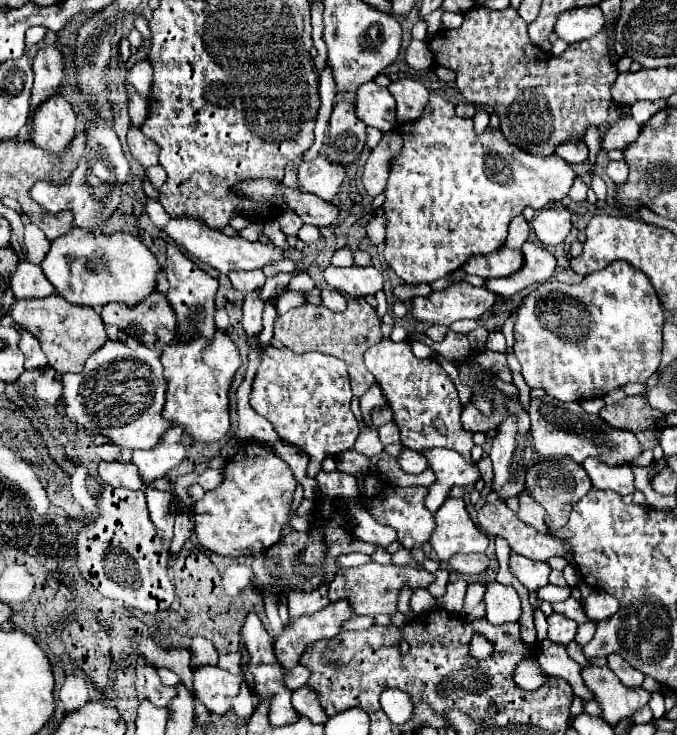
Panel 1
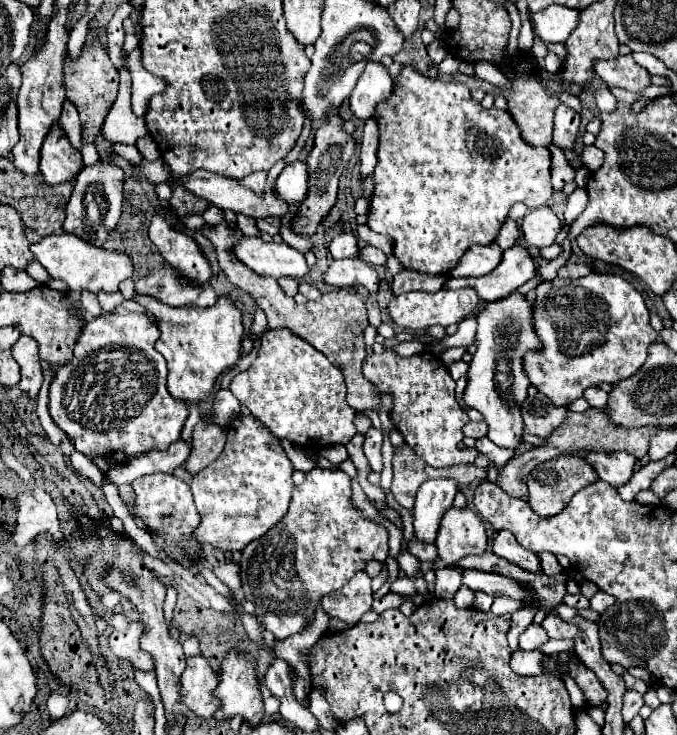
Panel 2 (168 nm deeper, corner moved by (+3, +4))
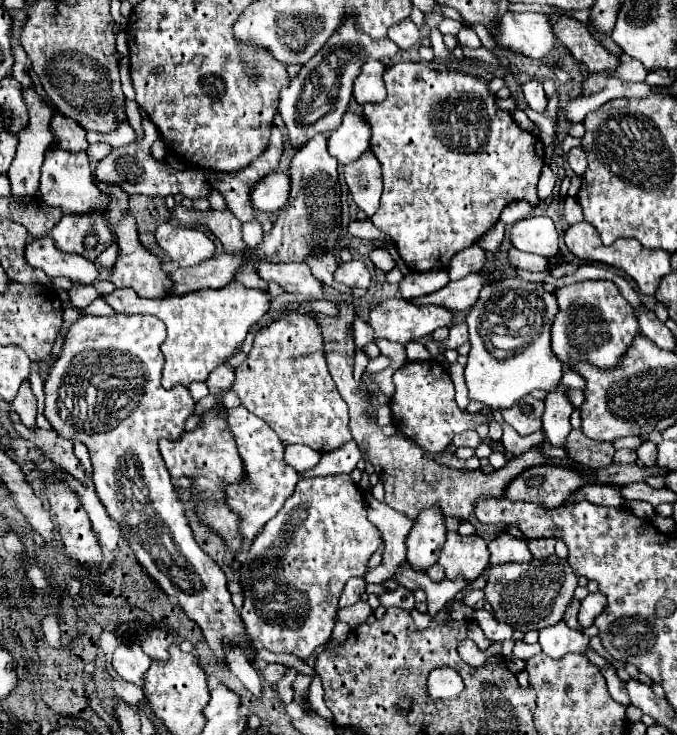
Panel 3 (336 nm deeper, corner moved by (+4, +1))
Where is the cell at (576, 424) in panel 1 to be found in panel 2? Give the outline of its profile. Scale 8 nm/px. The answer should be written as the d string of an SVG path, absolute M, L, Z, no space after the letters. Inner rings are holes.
M541 392L527 396L521 404L523 430L527 434L535 434L539 438L547 438L567 416L567 408L555 408L547 396Z

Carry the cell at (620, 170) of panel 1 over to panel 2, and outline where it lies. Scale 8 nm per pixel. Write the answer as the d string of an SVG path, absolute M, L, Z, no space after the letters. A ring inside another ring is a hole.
M585 146L581 152L581 164L593 172L595 168L599 168L603 164L603 152L595 146Z

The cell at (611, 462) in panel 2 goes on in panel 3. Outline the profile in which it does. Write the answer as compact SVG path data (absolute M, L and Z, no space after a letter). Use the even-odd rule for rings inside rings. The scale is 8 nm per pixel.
M620 449L614 455L614 463L618 463L618 465L630 465L630 463L636 463L636 461L638 461L636 451L630 451L630 449Z

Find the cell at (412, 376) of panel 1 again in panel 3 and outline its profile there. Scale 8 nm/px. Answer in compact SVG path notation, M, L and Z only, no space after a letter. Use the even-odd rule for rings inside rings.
M408 361L394 373L394 385L396 385L396 393L390 399L390 409L392 409L394 427L402 435L406 435L414 443L418 443L418 447L422 451L446 451L442 455L442 463L446 467L454 467L454 469L478 469L480 467L478 457L460 459L454 453L448 453L448 447L450 447L454 435L474 429L478 423L484 421L484 417L470 415L456 405L454 385L442 363L438 363L438 361Z

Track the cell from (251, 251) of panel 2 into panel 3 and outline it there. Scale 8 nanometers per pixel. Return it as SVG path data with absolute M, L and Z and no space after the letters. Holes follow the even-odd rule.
M256 259L258 275L270 283L278 283L288 293L302 293L318 299L322 295L322 283L310 273L306 263L270 263Z

